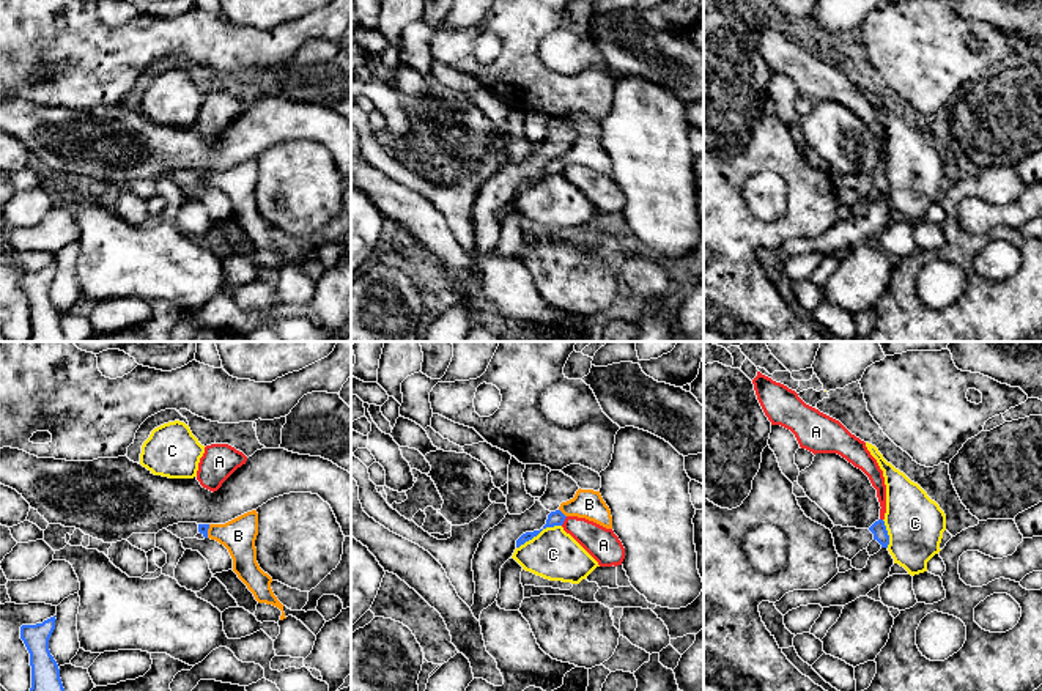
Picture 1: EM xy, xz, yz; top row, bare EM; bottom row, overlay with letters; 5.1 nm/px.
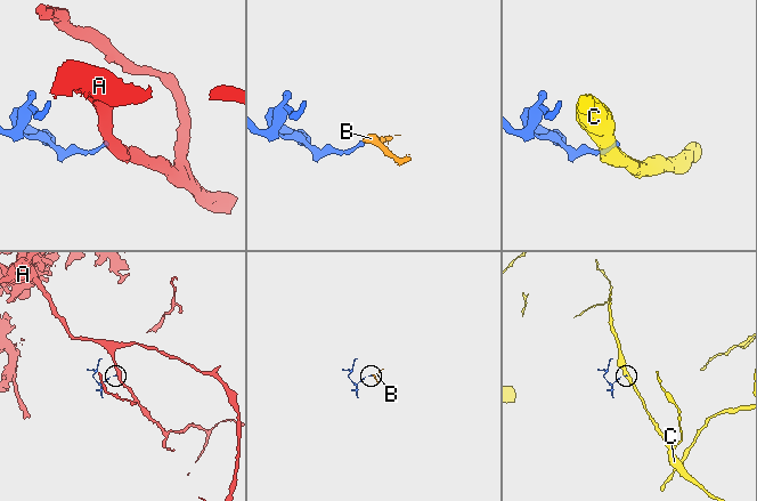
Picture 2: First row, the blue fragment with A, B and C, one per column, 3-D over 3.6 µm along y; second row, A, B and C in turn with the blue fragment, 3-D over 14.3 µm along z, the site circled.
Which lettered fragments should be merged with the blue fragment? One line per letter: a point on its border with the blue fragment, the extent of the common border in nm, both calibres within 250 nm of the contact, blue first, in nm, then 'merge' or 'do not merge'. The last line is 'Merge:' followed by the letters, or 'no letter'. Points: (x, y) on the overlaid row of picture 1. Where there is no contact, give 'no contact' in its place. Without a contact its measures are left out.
A: contact xz (564, 520); length 60 nm; calibres 80 and 170 nm; do not merge
B: contact xz (562, 513); length 60 nm; calibres 80 and 150 nm; merge
C: contact xz (539, 532); length 260 nm; calibres 80 and 260 nm; do not merge
Merge: B

